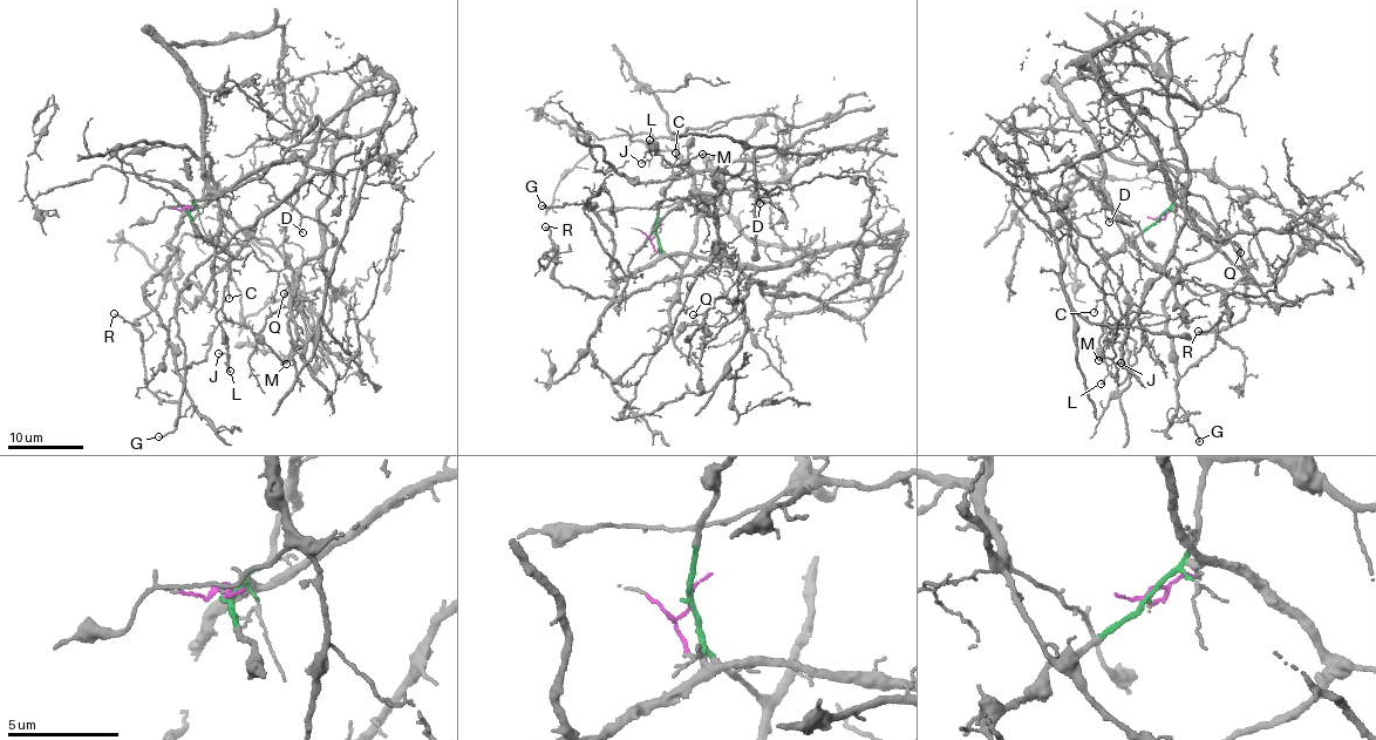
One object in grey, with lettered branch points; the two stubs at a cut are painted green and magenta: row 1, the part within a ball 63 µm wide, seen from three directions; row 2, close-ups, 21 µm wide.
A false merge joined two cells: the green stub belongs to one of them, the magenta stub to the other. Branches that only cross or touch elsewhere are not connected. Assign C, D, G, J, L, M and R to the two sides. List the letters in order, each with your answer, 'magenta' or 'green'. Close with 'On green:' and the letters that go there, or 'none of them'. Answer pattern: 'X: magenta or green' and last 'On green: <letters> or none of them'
C: green
D: green
G: magenta
J: green
L: green
M: green
R: magenta
On green: C, D, J, L, M

